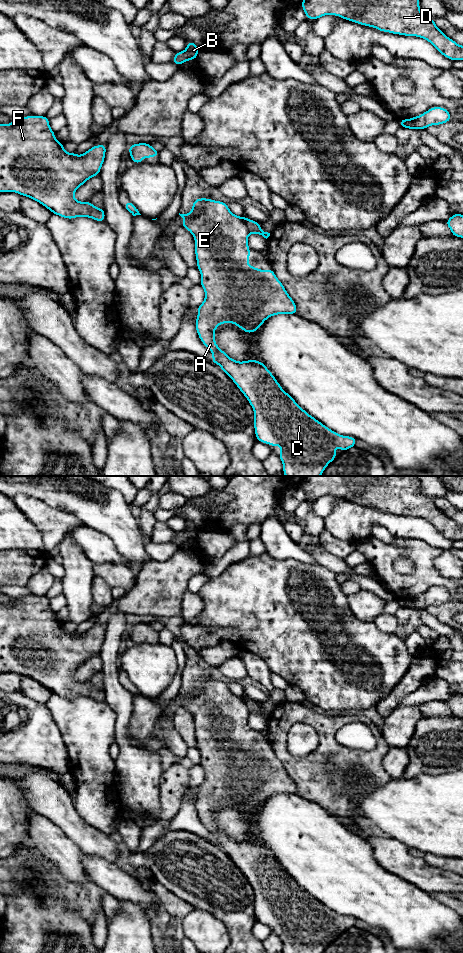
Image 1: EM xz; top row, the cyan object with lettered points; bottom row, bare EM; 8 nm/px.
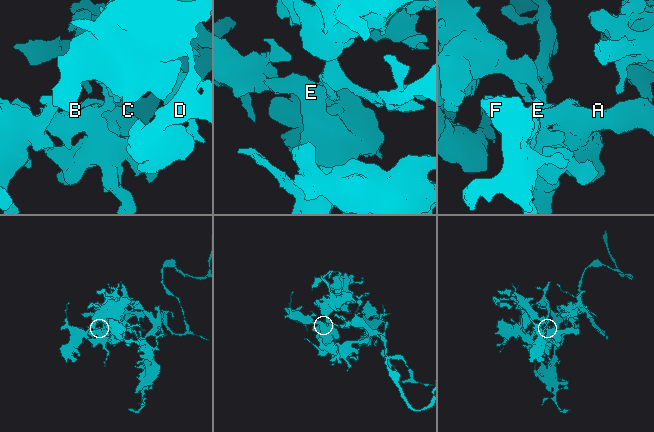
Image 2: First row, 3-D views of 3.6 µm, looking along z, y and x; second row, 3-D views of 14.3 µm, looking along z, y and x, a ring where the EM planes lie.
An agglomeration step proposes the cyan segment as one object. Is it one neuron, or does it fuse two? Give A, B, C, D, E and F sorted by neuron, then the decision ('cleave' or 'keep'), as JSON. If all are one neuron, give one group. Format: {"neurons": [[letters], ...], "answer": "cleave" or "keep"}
{"neurons": [["A", "B", "C", "D", "E", "F"]], "answer": "keep"}

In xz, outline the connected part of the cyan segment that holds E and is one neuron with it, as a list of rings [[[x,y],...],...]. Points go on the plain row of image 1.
[[[208,678],[194,680],[191,692],[187,694],[179,693],[179,695],[183,698],[181,707],[191,712],[195,719],[197,748],[201,753],[199,765],[205,771],[205,779],[197,787],[198,795],[195,801],[195,808],[201,822],[213,834],[210,842],[220,846],[252,886],[257,921],[267,923],[269,926],[282,927],[282,931],[279,932],[278,936],[283,943],[283,953],[322,953],[327,945],[338,935],[333,931],[334,928],[341,928],[342,932],[345,932],[349,928],[355,927],[357,919],[352,916],[342,916],[309,895],[282,869],[263,842],[259,842],[256,839],[238,842],[230,838],[215,822],[214,811],[220,804],[234,803],[237,807],[250,814],[257,811],[264,801],[273,795],[298,794],[296,783],[276,757],[274,751],[272,749],[260,750],[247,743],[250,739],[250,727],[247,723],[249,714],[256,713],[267,719],[270,713],[263,711],[259,702],[248,699],[245,696],[239,697],[233,694],[226,683]]]

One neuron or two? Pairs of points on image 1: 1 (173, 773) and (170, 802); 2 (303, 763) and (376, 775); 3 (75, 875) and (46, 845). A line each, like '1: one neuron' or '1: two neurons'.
1: one neuron
2: one neuron
3: one neuron

